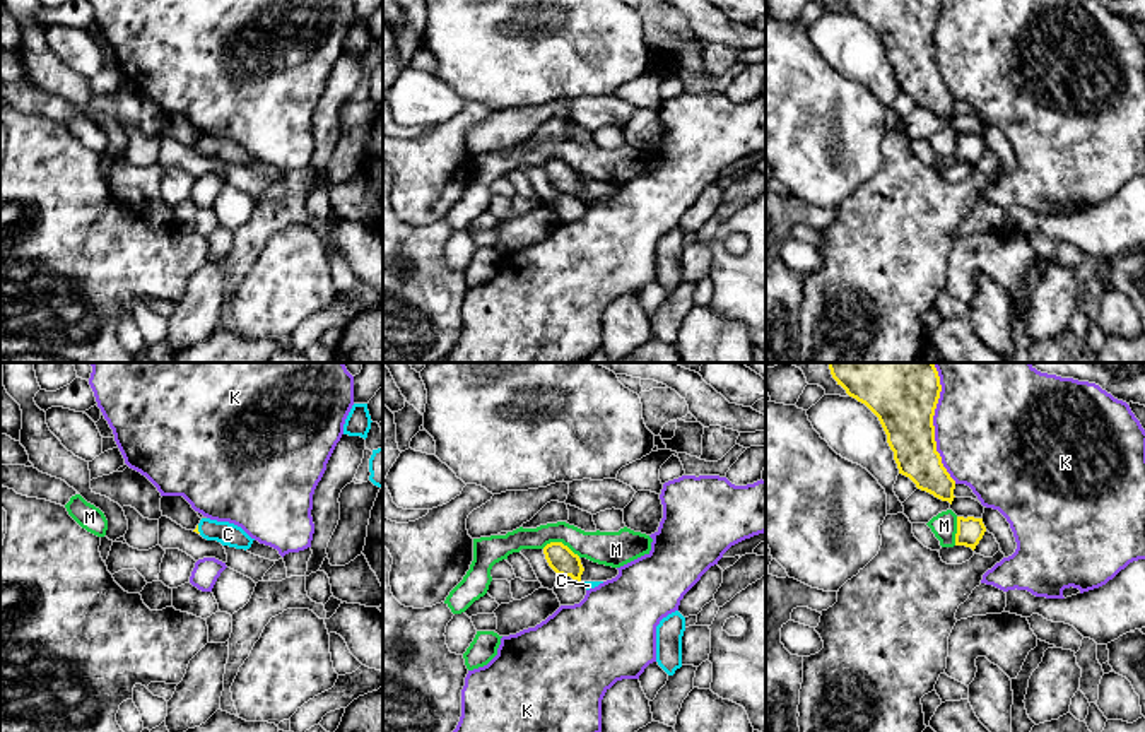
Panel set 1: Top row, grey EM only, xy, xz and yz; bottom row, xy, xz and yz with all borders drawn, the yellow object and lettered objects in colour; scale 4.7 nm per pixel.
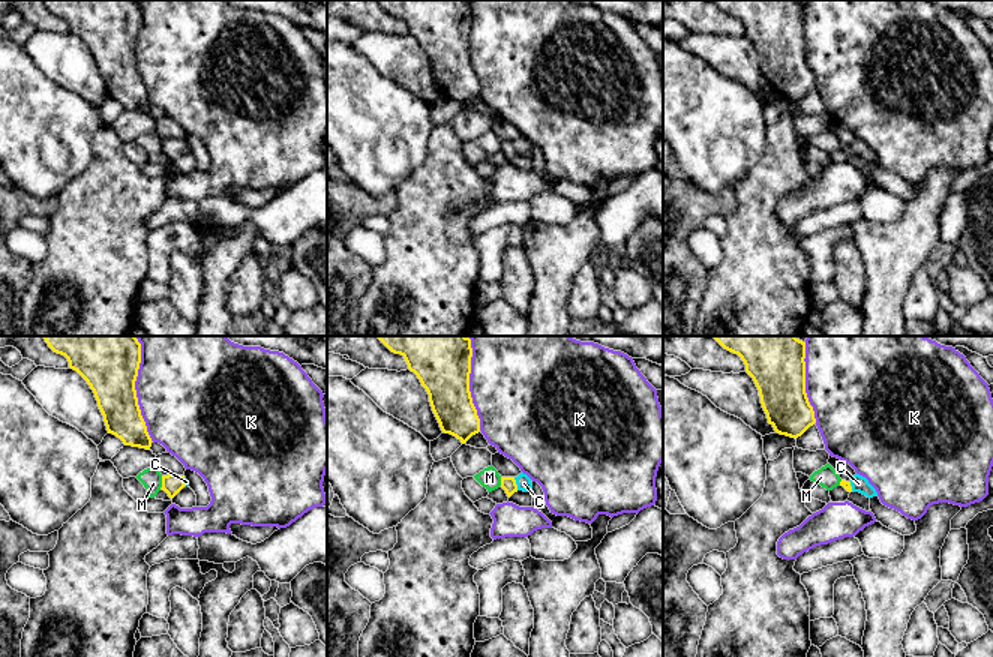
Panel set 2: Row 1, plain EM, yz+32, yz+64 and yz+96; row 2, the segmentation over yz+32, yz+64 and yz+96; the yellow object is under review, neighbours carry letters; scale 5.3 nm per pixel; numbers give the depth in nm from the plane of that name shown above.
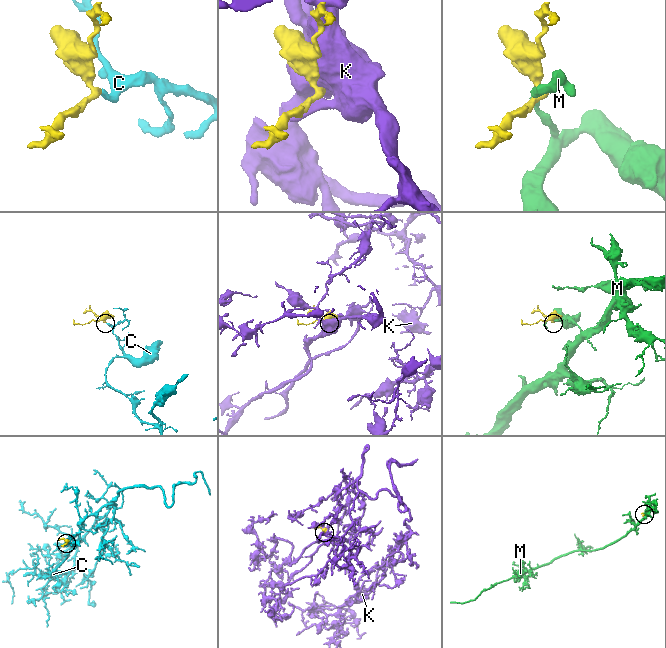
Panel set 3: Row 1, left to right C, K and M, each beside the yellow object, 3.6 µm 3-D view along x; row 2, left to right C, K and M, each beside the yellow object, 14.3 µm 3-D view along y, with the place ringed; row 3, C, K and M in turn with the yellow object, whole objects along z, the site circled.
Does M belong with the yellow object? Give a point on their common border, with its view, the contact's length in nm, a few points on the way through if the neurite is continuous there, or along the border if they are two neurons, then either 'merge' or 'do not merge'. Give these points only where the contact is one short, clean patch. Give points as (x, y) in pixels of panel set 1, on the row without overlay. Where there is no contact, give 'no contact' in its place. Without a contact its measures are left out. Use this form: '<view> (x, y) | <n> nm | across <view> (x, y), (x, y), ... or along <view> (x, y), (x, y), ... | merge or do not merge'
xz (561, 159) | 190 nm | along xz (542, 165), (551, 159), (563, 159), (580, 173) | do not merge

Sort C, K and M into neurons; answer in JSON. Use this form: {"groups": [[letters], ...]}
{"groups": [["C"], ["K"], ["M"]]}

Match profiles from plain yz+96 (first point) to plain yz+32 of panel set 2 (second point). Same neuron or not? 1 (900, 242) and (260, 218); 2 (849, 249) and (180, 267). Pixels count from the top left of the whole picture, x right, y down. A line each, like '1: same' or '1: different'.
1: different
2: same

